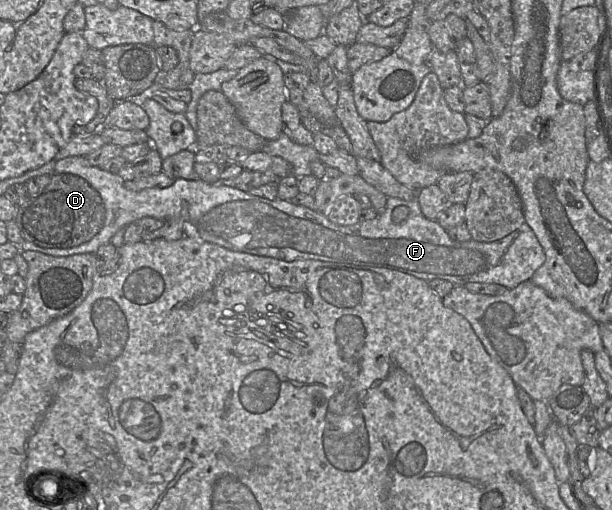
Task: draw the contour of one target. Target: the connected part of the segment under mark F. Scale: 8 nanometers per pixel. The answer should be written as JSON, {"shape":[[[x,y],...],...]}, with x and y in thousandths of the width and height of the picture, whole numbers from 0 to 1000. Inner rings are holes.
{"shape":[[[116,306],[95,314],[90,339],[118,339],[141,351],[165,382],[173,408],[173,435],[167,451],[145,475],[126,484],[96,488],[72,486],[56,476],[39,473],[33,492],[60,492],[92,504],[108,504],[132,496],[152,496],[163,482],[181,473],[185,463],[211,439],[232,427],[253,427],[271,433],[292,433],[297,439],[301,465],[320,473],[355,478],[368,488],[405,496],[418,502],[443,504],[469,514],[482,510],[521,510],[544,516],[569,516],[572,520],[606,520],[658,533],[701,553],[708,547],[724,547],[742,561],[758,561],[768,553],[809,555],[828,567],[838,567],[850,555],[866,549],[873,533],[891,514],[891,496],[874,457],[859,435],[830,463],[806,475],[781,475],[766,471],[750,475],[739,471],[714,431],[698,429],[686,408],[681,388],[663,394],[634,386],[629,410],[608,431],[587,433],[578,441],[552,441],[541,435],[529,418],[507,408],[482,402],[459,390],[440,392],[412,382],[386,369],[355,359],[343,361],[327,351],[288,351],[273,369],[242,369],[230,375],[214,375],[204,367],[204,355],[193,343],[150,325],[137,306]],[[650,404],[668,408],[668,424],[657,437],[644,437],[642,414]]]}

